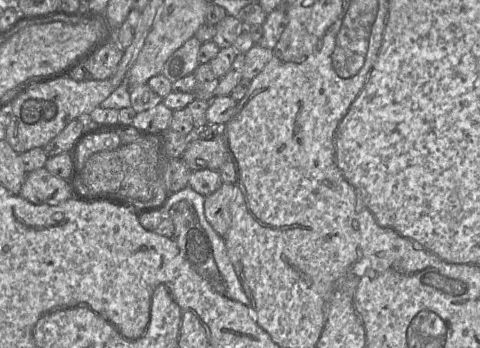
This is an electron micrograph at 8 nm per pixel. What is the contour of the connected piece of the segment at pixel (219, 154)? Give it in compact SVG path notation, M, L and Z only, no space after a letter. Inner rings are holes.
M221 134L213 139L191 136L180 159L191 172L199 170L218 171L228 160L232 160L225 148Z

